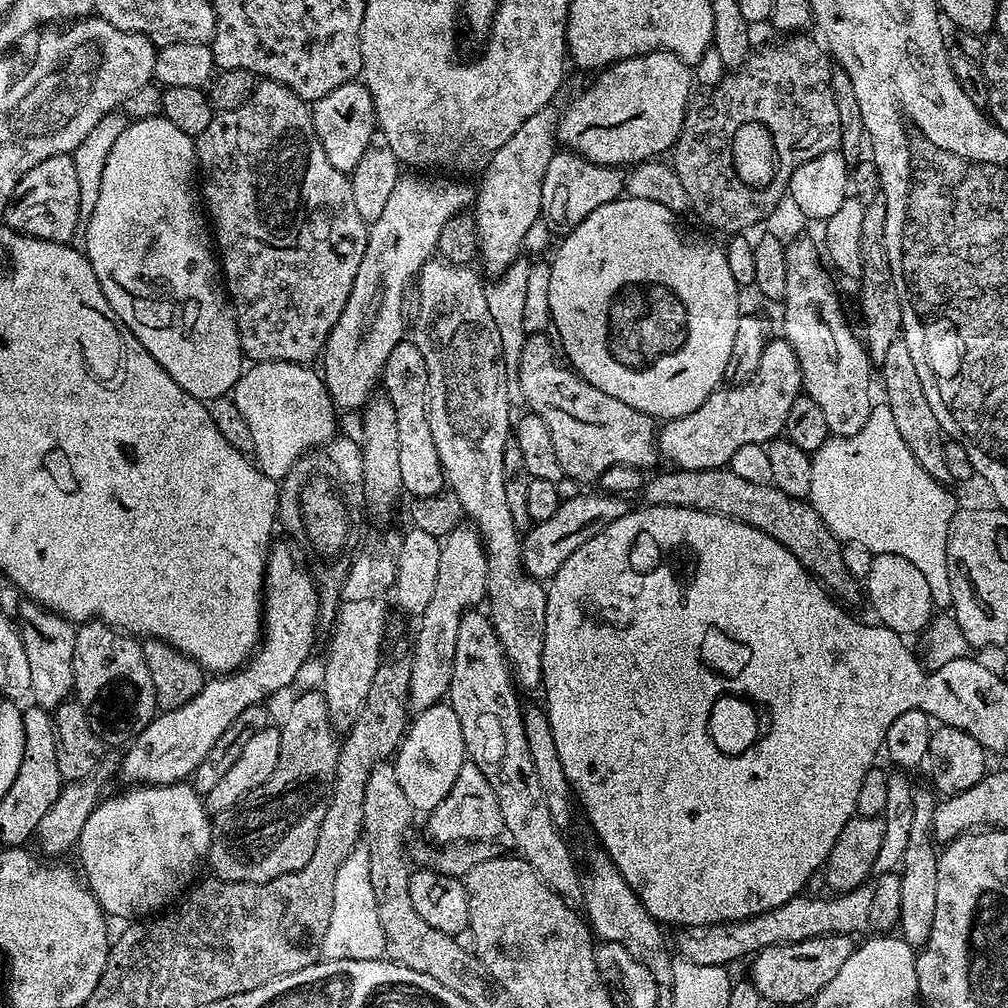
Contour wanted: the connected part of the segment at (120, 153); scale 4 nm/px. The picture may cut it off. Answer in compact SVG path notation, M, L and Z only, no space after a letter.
M163 114L131 121L118 135L106 158L98 200L83 229L82 251L98 278L112 315L132 331L137 342L178 382L181 390L195 400L207 402L231 393L240 379L246 357L240 351L236 318L222 287L210 228L205 213L198 207L197 176L193 137L182 134Z

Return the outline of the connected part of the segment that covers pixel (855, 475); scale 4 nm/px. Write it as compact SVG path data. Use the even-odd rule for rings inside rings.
M880 402L873 407L870 418L862 430L853 436L832 436L817 452L811 453L812 473L810 474L810 503L824 520L824 525L836 536L836 539L850 546L850 538L844 534L844 522L852 522L858 526L858 520L898 520L910 524L902 536L898 536L898 544L892 546L890 554L901 555L912 562L926 578L930 586L930 594L937 609L952 608L954 593L950 590L950 574L946 558L946 538L950 530L952 517L958 511L958 503L947 491L945 485L939 484L910 454L906 442L902 442L902 434L898 434L898 426L894 426L894 414L890 414L887 403ZM872 506L886 506L888 510L872 510Z

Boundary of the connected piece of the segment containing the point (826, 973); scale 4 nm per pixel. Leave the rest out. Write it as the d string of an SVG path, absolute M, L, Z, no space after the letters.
M832 933L815 936L792 944L764 947L751 959L750 981L763 1001L776 1004L798 1004L813 999L842 970L843 963L855 948L849 936Z

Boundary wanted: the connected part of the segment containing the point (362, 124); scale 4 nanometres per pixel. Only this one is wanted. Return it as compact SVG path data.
M353 82L338 86L338 90L330 90L320 100L311 105L312 130L325 156L330 160L334 170L351 174L354 166L358 166L358 158L366 154L366 146L371 144L378 132L376 111L372 101L373 89L361 82Z

